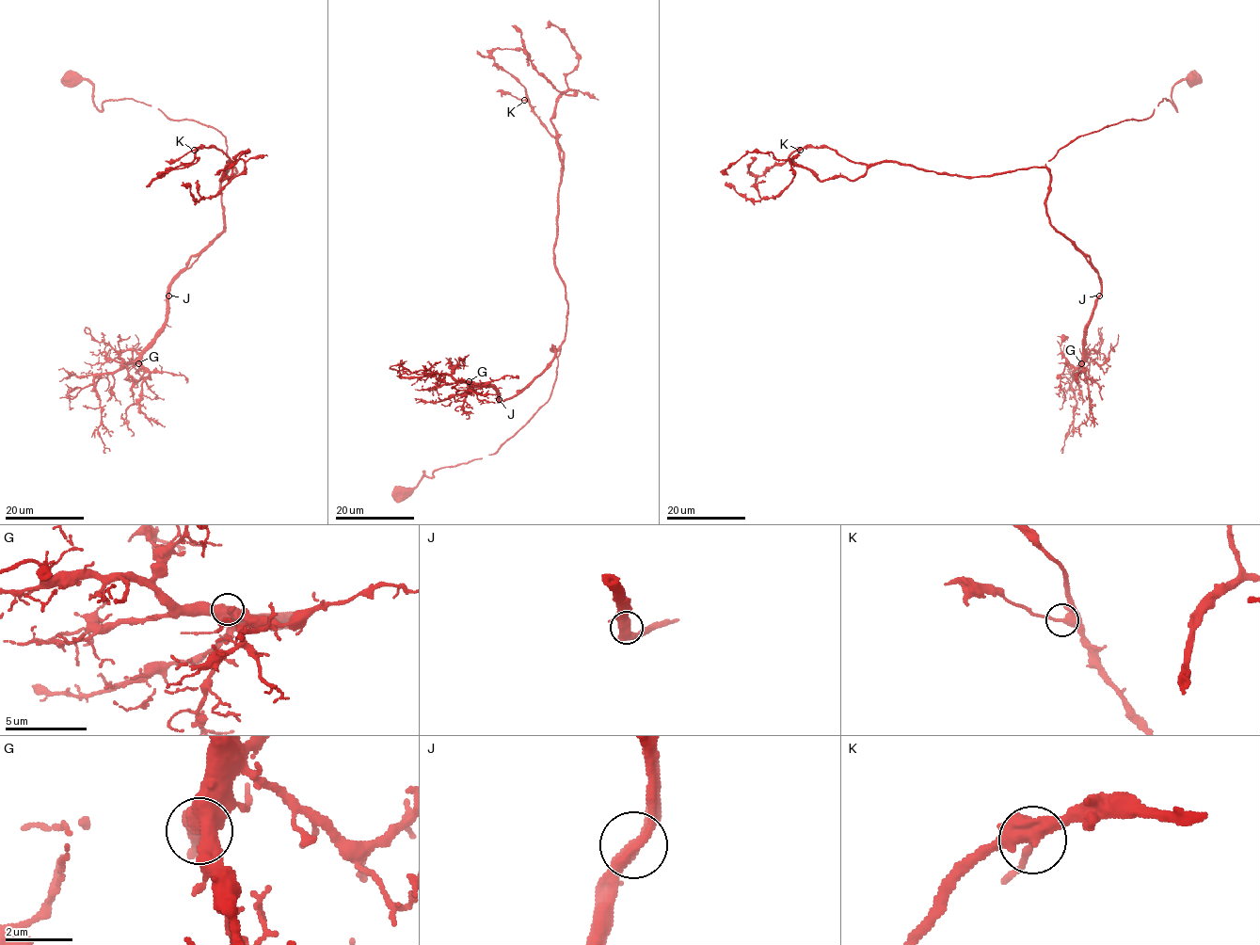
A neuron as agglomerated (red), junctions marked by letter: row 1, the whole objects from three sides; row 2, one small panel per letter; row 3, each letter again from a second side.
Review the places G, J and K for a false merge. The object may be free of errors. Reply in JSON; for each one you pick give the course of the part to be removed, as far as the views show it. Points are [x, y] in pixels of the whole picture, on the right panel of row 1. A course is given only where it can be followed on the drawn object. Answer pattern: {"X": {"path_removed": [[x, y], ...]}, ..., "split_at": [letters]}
{"split_at": []}

